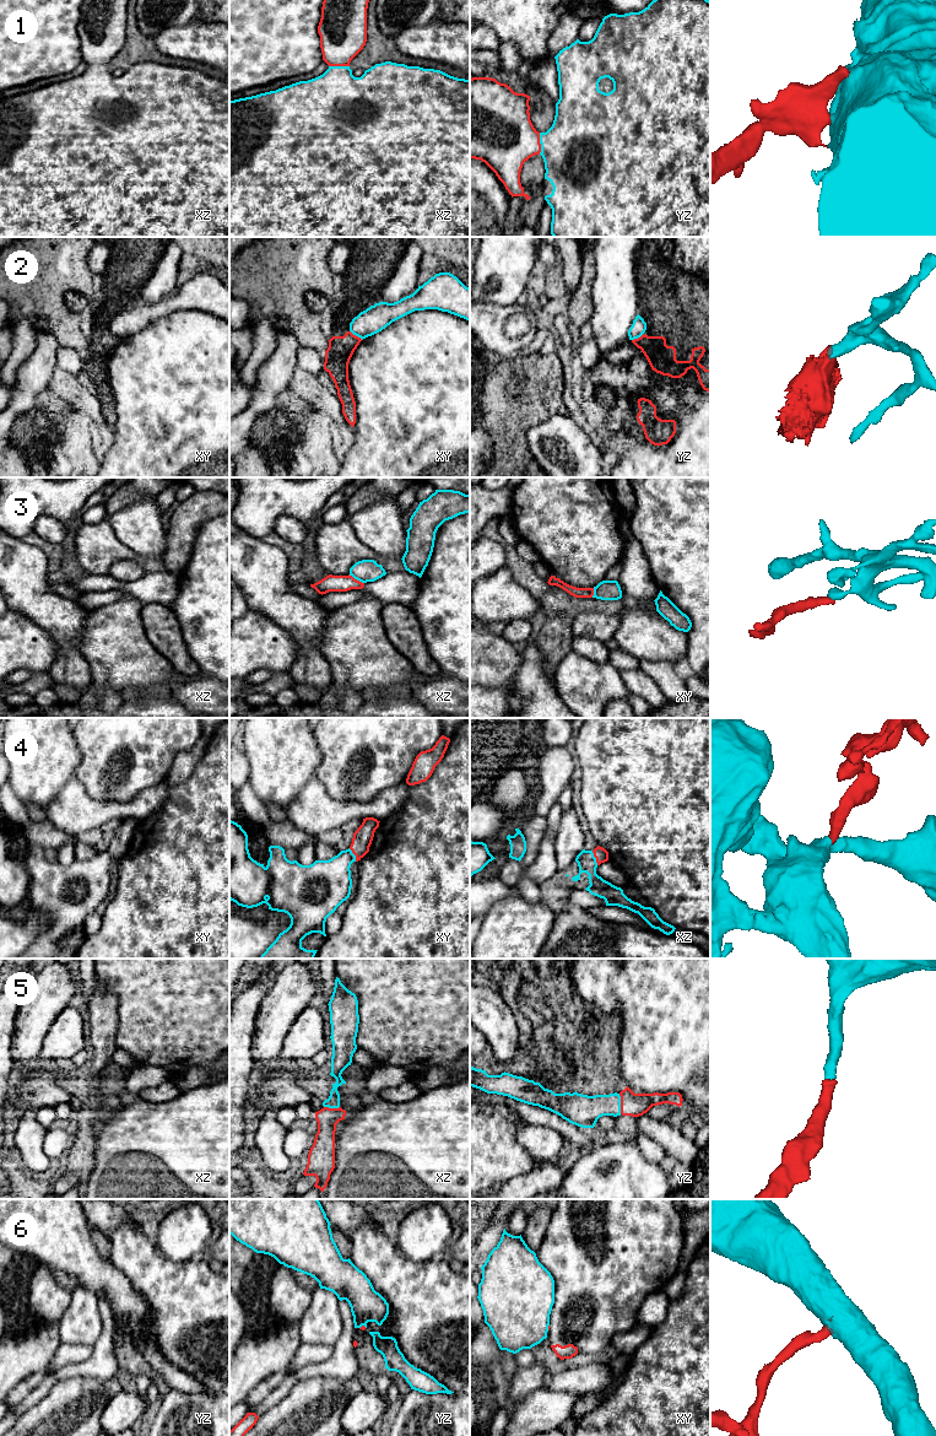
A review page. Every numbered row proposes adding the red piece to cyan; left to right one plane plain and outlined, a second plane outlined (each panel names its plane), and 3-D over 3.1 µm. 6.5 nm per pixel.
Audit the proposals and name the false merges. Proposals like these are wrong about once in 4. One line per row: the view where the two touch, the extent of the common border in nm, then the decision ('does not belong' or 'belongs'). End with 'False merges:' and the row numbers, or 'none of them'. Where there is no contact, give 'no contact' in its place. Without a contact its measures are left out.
1: meets cyan in yz; contact 140 nm long; belongs
2: meets cyan in xy; contact 110 nm long; does not belong
3: meets cyan in xz; contact 120 nm long; does not belong
4: meets cyan in xz; contact 100 nm long; belongs
5: meets cyan in yz; contact 140 nm long; belongs
6: meets cyan in yz; contact 50 nm long; does not belong
False merges: 2, 3, 6

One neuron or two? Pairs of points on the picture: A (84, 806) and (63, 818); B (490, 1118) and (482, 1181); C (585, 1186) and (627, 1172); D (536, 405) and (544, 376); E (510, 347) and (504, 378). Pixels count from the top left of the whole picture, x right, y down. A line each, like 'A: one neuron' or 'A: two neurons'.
A: one neuron
B: one neuron
C: one neuron
D: one neuron
E: two neurons

